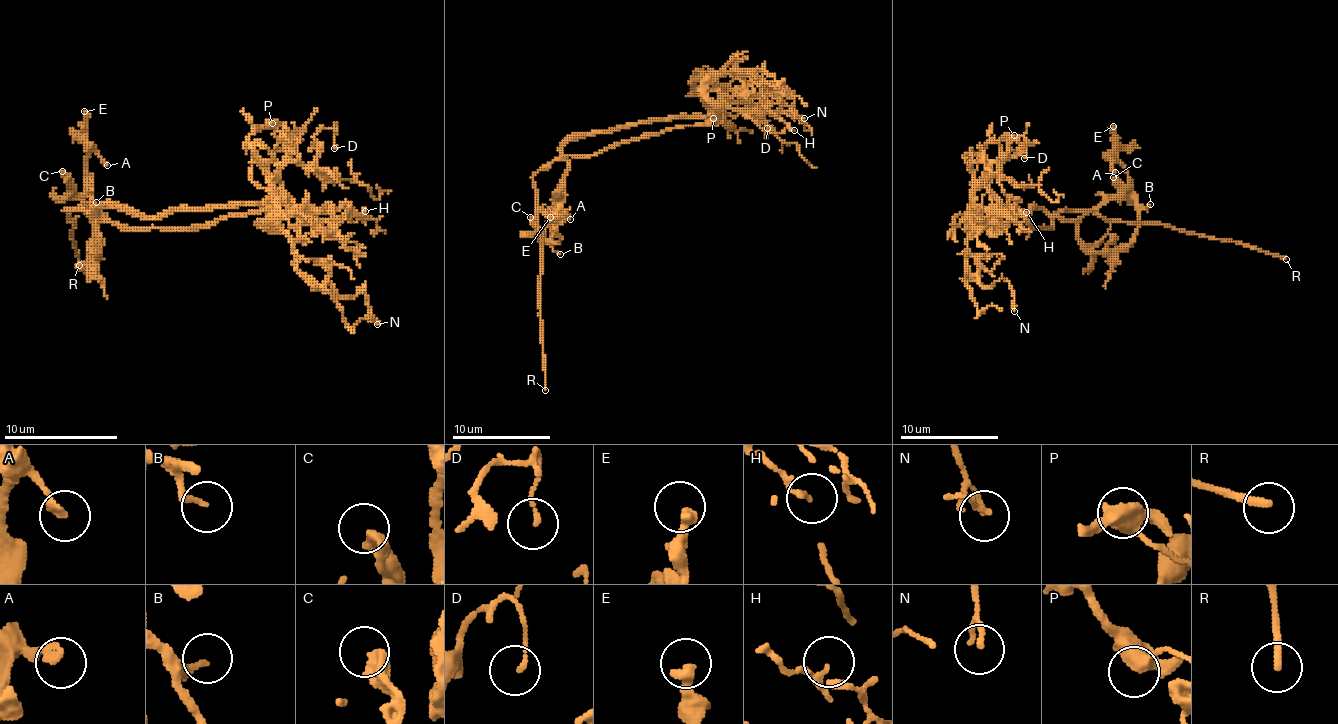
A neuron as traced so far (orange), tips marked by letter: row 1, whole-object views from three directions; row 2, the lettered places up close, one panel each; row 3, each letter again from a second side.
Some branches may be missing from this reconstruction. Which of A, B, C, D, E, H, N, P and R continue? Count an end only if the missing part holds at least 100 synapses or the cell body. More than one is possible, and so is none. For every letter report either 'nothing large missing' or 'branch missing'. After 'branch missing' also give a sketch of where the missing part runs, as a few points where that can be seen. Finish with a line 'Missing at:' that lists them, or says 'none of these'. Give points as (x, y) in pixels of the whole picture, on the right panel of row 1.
A: nothing large missing
B: nothing large missing
C: nothing large missing
D: nothing large missing
E: nothing large missing
H: nothing large missing
N: nothing large missing
P: nothing large missing
R: branch missing
Missing at: R

